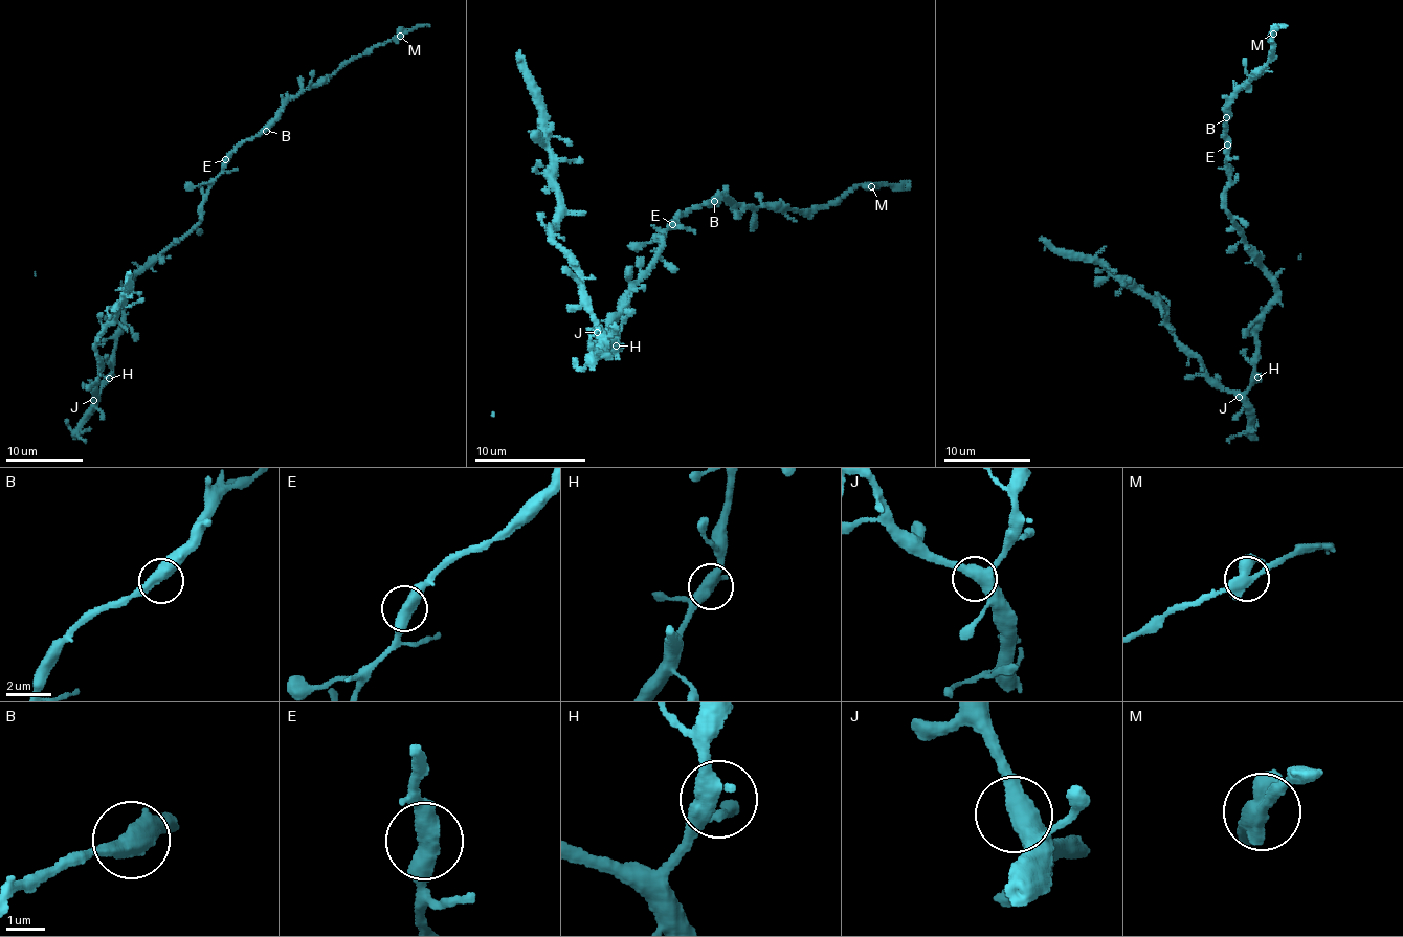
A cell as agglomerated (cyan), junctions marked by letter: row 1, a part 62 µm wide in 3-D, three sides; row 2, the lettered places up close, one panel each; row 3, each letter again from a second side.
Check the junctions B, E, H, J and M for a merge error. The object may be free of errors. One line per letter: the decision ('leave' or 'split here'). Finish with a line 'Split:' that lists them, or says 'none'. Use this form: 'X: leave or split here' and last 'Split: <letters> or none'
B: leave
E: leave
H: leave
J: leave
M: leave
Split: none

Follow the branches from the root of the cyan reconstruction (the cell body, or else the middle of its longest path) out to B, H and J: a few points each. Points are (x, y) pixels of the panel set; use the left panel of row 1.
B: (148, 267), (200, 221), (203, 196), (208, 182), (223, 169), (225, 157), (266, 131)
H: (148, 267), (133, 277), (127, 293), (114, 363), (109, 378)
J: (148, 267), (133, 277), (127, 293), (111, 377), (93, 400)

